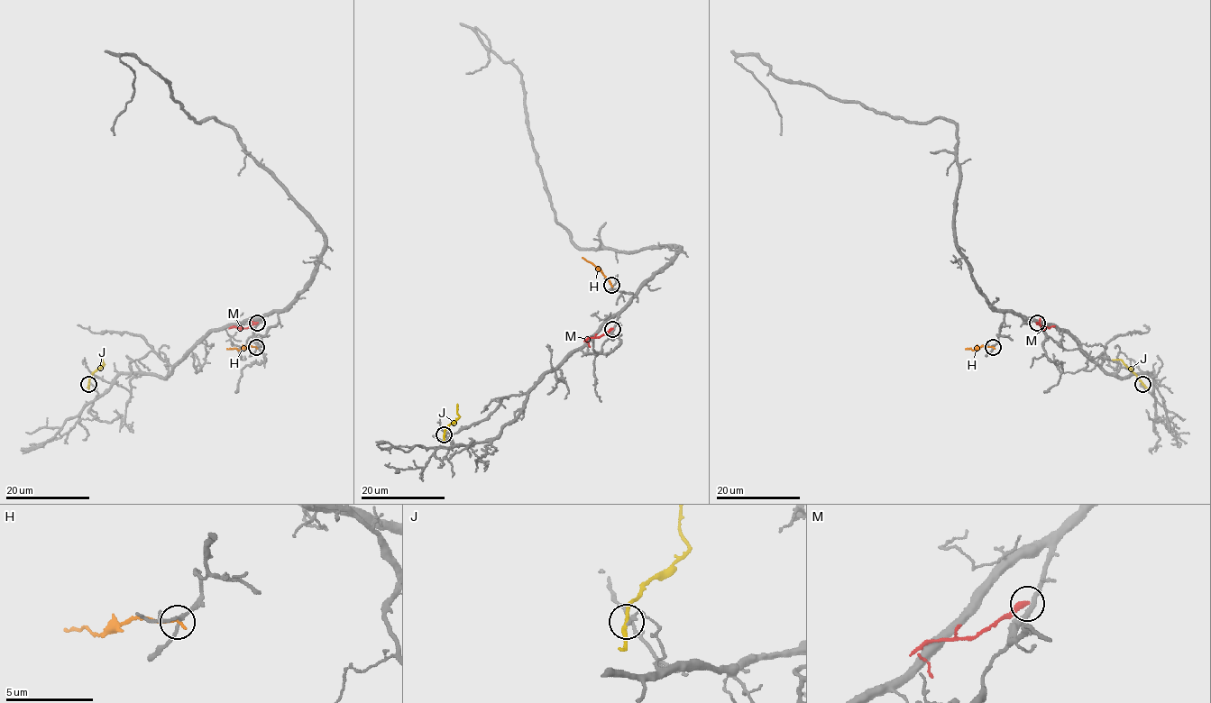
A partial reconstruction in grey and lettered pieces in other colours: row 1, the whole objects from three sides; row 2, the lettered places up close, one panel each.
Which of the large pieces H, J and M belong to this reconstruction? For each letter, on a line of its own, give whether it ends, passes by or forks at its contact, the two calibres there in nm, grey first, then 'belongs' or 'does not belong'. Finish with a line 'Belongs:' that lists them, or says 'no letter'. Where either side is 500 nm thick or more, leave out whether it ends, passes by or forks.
H: it ends there; 160 nm thick on the grey side, 200 nm on the other; does not belong
J: it passes by; 160 nm thick on the grey side, 200 nm on the other; does not belong
M: it passes by; 220 nm thick on the grey side, 240 nm on the other; does not belong
Belongs: no letter

